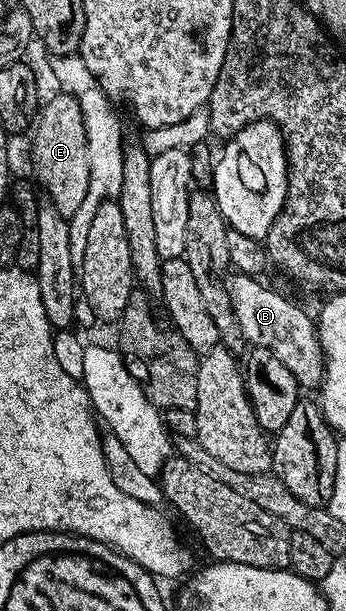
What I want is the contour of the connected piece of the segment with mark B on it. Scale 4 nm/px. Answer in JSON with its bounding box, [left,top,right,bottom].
[227,273,323,387]

